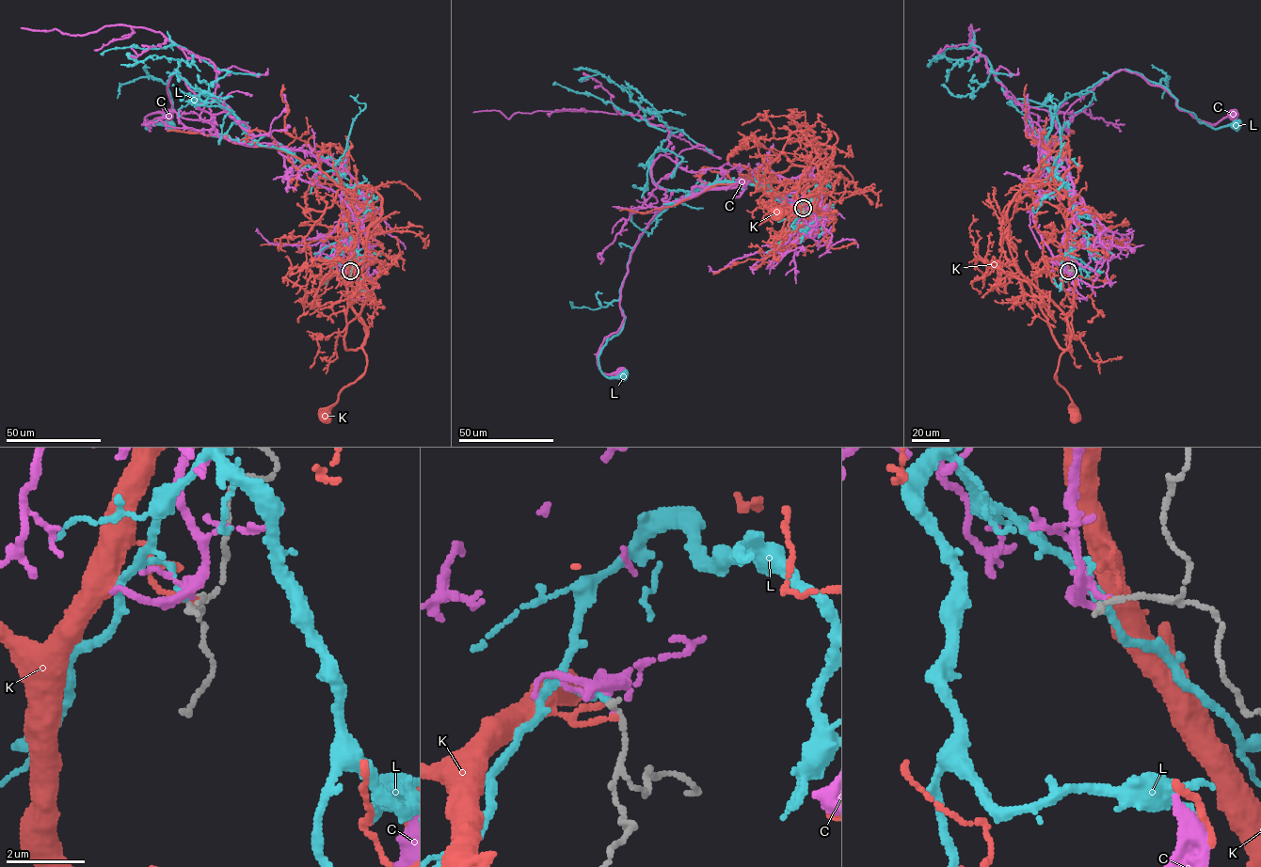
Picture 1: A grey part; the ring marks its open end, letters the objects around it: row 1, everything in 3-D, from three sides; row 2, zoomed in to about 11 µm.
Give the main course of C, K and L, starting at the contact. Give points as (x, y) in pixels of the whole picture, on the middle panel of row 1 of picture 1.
C: (803, 208), (794, 212), (755, 181), (663, 203), (630, 254), (621, 326), (597, 354), (603, 372), (620, 373)
K: (803, 209), (796, 215), (808, 211), (818, 212), (818, 197), (803, 197), (778, 216)
L: (803, 208), (719, 181), (662, 212), (632, 248), (624, 323), (598, 356), (623, 375)

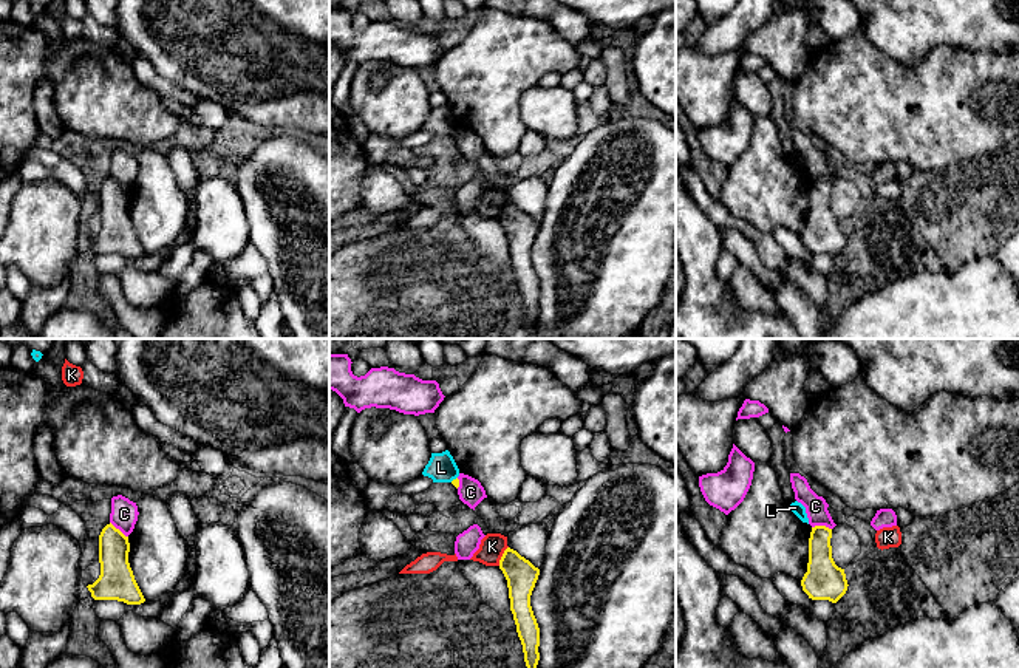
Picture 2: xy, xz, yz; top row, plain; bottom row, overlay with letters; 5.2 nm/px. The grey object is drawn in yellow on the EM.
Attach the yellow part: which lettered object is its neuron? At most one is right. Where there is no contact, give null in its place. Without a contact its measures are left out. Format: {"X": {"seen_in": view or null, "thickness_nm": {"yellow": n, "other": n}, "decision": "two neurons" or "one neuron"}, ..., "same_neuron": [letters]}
{"C": {"seen_in": "yz", "thickness_nm": {"yellow": 170, "other": 110}, "decision": "two neurons"}, "K": {"seen_in": "xz", "thickness_nm": {"yellow": 160, "other": 130}, "decision": "two neurons"}, "L": {"seen_in": "xz", "thickness_nm": {"yellow": 40, "other": 150}, "decision": "two neurons"}, "same_neuron": []}

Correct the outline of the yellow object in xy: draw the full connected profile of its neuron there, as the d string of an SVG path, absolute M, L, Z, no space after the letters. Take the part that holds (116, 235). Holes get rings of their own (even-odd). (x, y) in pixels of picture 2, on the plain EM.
M111 176L99 189L101 229L88 238L94 254L118 254L127 258L145 255L128 216L130 196Z

